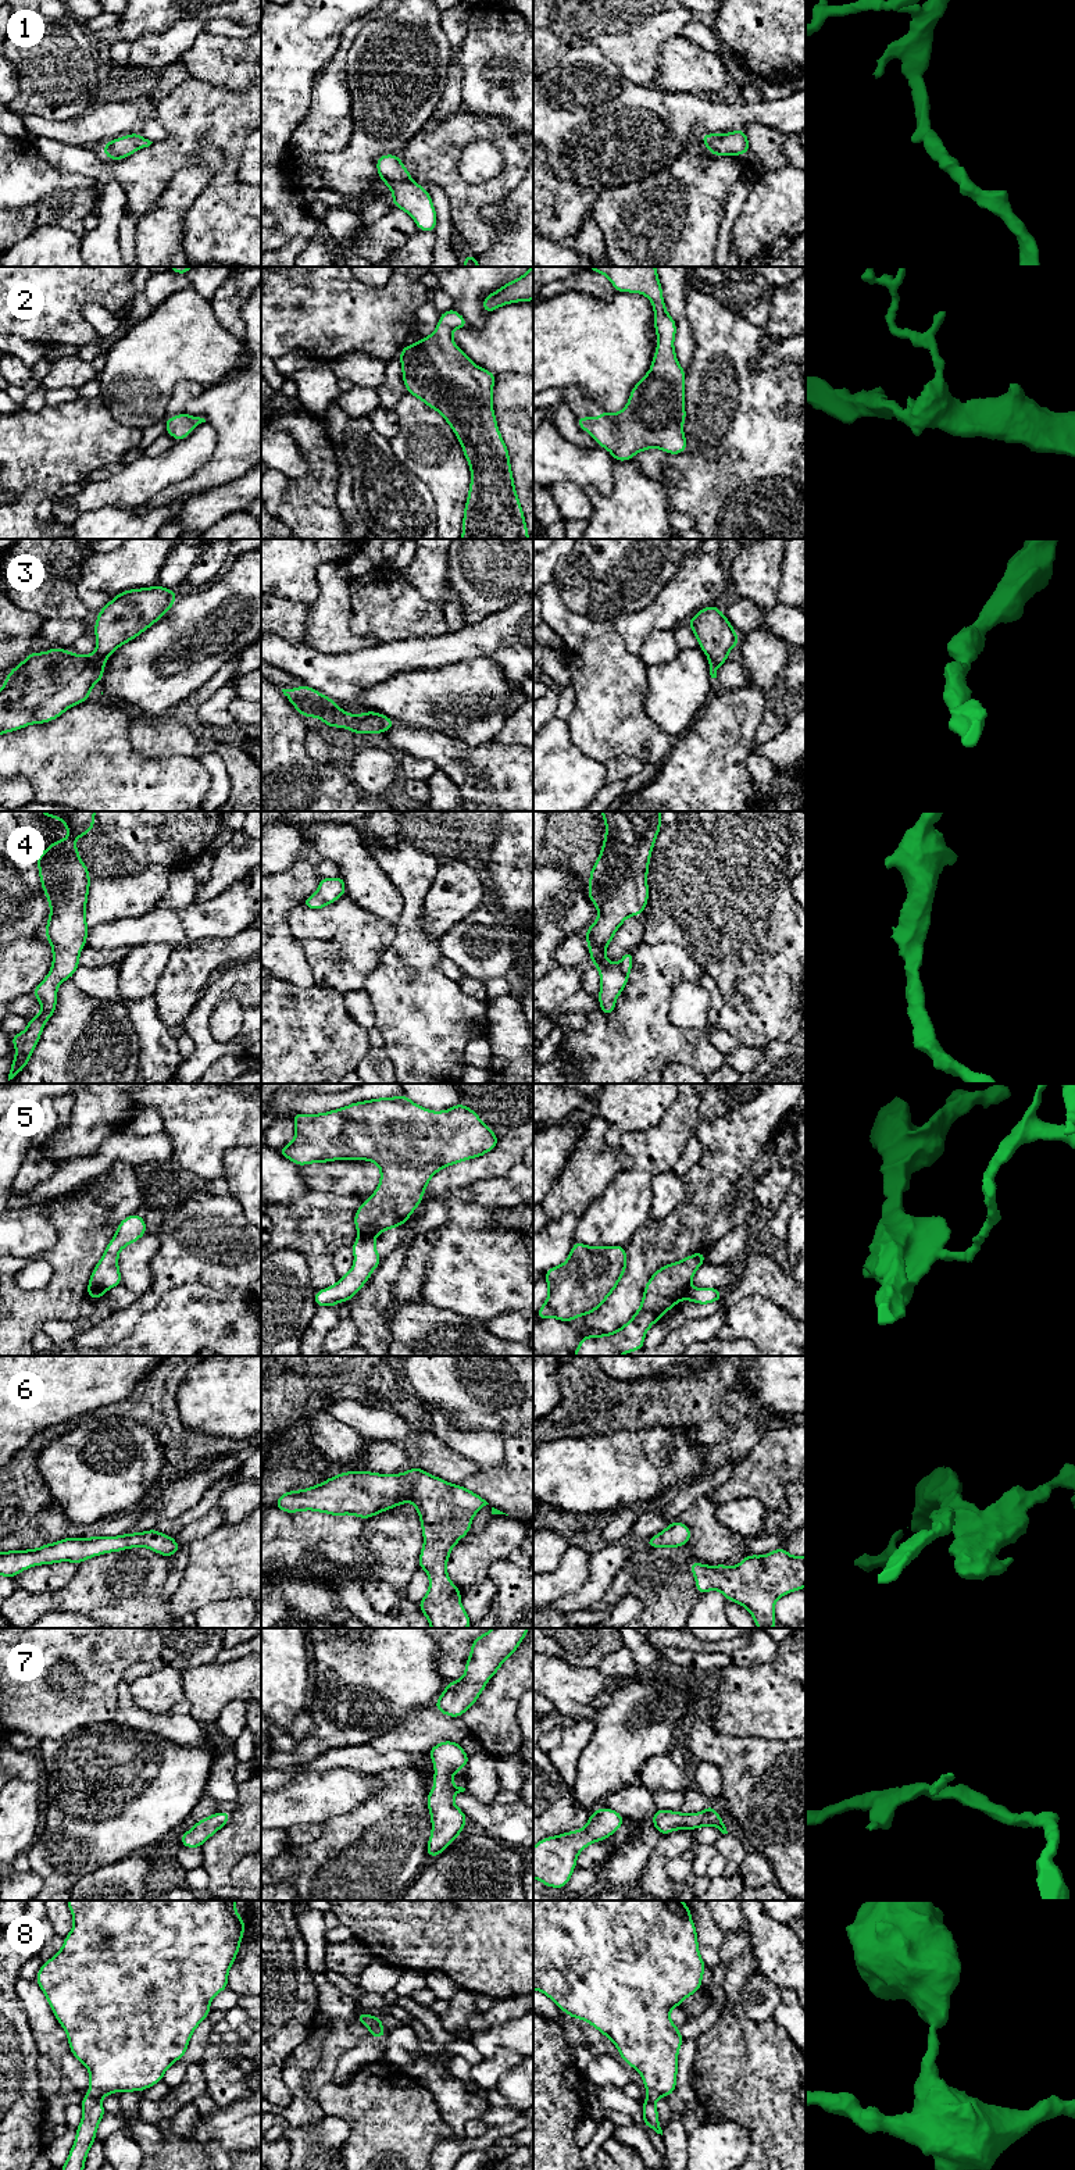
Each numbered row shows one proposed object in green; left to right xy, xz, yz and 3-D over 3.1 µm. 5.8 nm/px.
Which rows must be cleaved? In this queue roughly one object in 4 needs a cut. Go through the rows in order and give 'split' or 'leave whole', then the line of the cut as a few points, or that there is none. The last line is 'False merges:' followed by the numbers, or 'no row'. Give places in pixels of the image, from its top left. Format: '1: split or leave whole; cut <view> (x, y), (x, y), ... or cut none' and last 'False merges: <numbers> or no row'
1: leave whole; cut none
2: leave whole; cut none
3: leave whole; cut none
4: leave whole; cut none
5: split; cut xz (360, 1234), (374, 1238)
6: leave whole; cut none
7: leave whole; cut none
8: leave whole; cut none
False merges: 5

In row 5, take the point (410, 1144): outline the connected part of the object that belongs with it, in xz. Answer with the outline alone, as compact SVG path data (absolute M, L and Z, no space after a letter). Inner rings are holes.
M408 1096L378 1098L351 1103L321 1114L293 1114L296 1135L278 1152L299 1167L332 1160L369 1160L381 1168L381 1182L354 1214L354 1225L362 1236L401 1227L422 1202L429 1179L442 1168L476 1159L493 1150L499 1136L462 1103L444 1111L432 1111Z

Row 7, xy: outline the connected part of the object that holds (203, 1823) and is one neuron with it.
M217 1812L210 1817L201 1819L196 1825L181 1835L181 1845L185 1848L201 1848L201 1845L222 1828L232 1817L232 1813Z

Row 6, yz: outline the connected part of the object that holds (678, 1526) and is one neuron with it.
M682 1521L669 1523L669 1525L644 1542L647 1548L679 1548L692 1538L690 1528Z

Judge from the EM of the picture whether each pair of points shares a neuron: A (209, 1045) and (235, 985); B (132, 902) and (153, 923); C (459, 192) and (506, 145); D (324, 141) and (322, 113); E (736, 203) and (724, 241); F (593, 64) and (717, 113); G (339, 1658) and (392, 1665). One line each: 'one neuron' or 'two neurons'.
A: one neuron
B: two neurons
C: one neuron
D: one neuron
E: one neuron
F: one neuron
G: one neuron

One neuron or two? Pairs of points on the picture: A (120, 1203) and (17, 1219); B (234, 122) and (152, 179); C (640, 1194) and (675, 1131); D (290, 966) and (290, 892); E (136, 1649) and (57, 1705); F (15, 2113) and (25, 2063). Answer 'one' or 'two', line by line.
A: two
B: one
C: one
D: one
E: one
F: one

